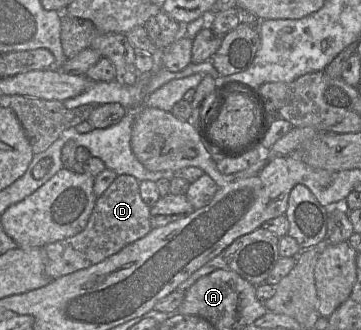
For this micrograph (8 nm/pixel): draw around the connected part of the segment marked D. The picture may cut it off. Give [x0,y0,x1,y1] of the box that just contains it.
[43,168,152,280]

